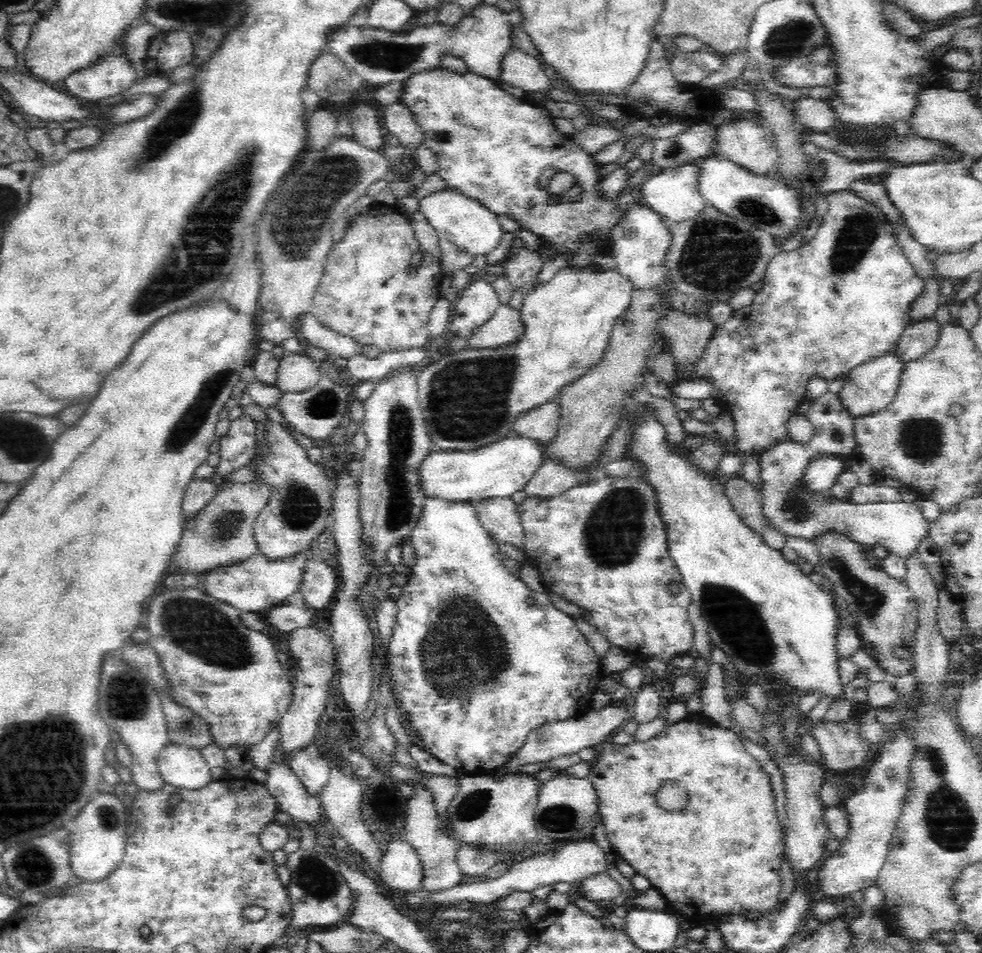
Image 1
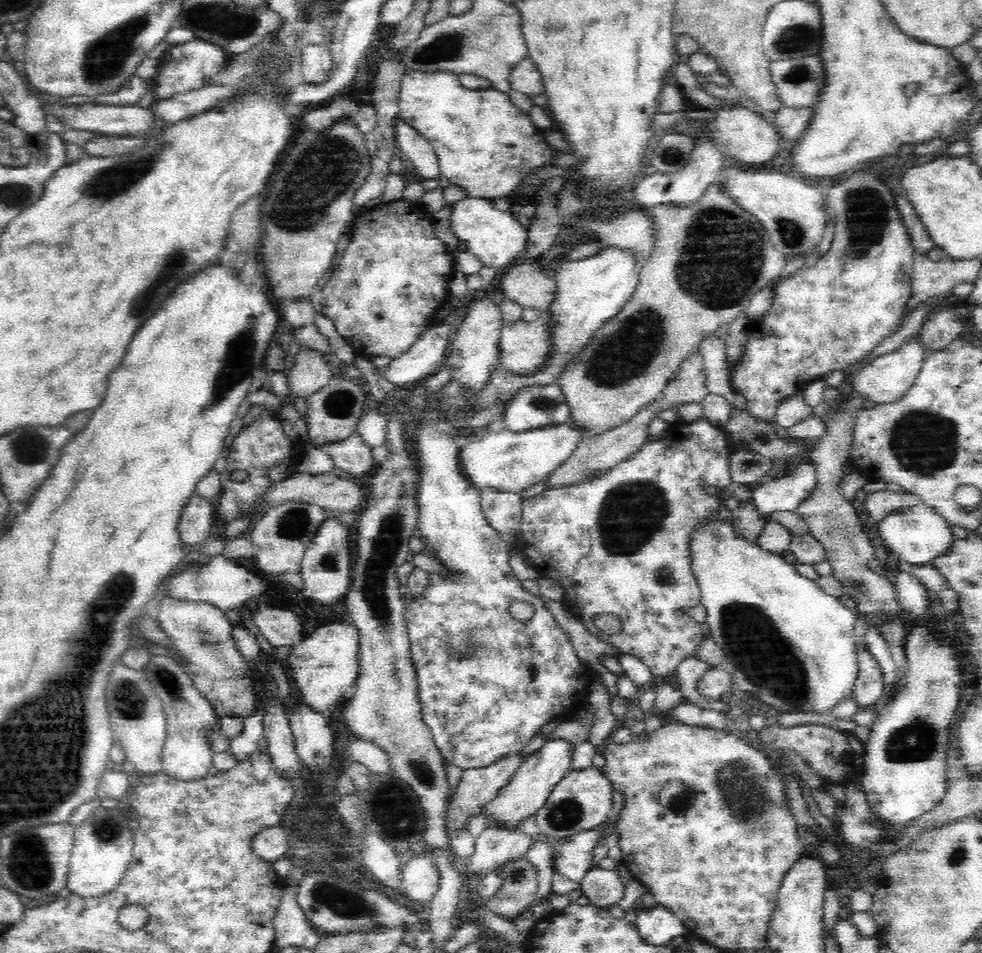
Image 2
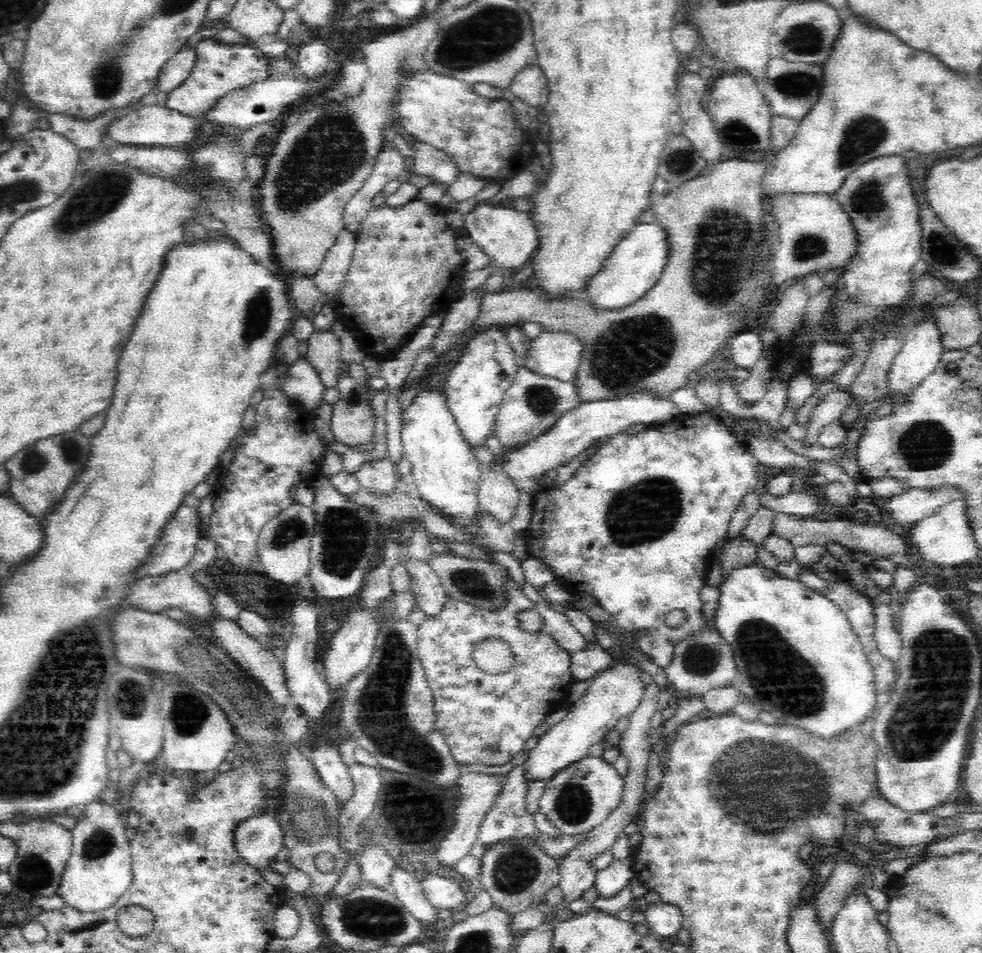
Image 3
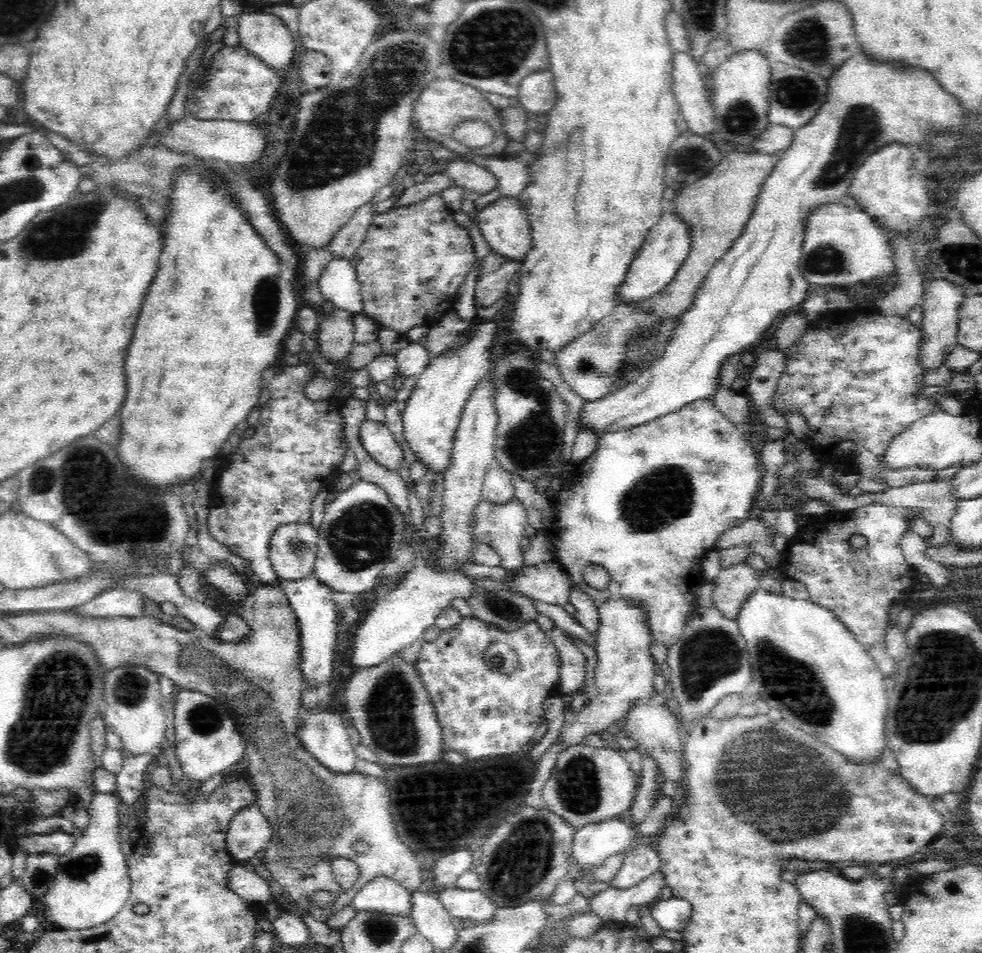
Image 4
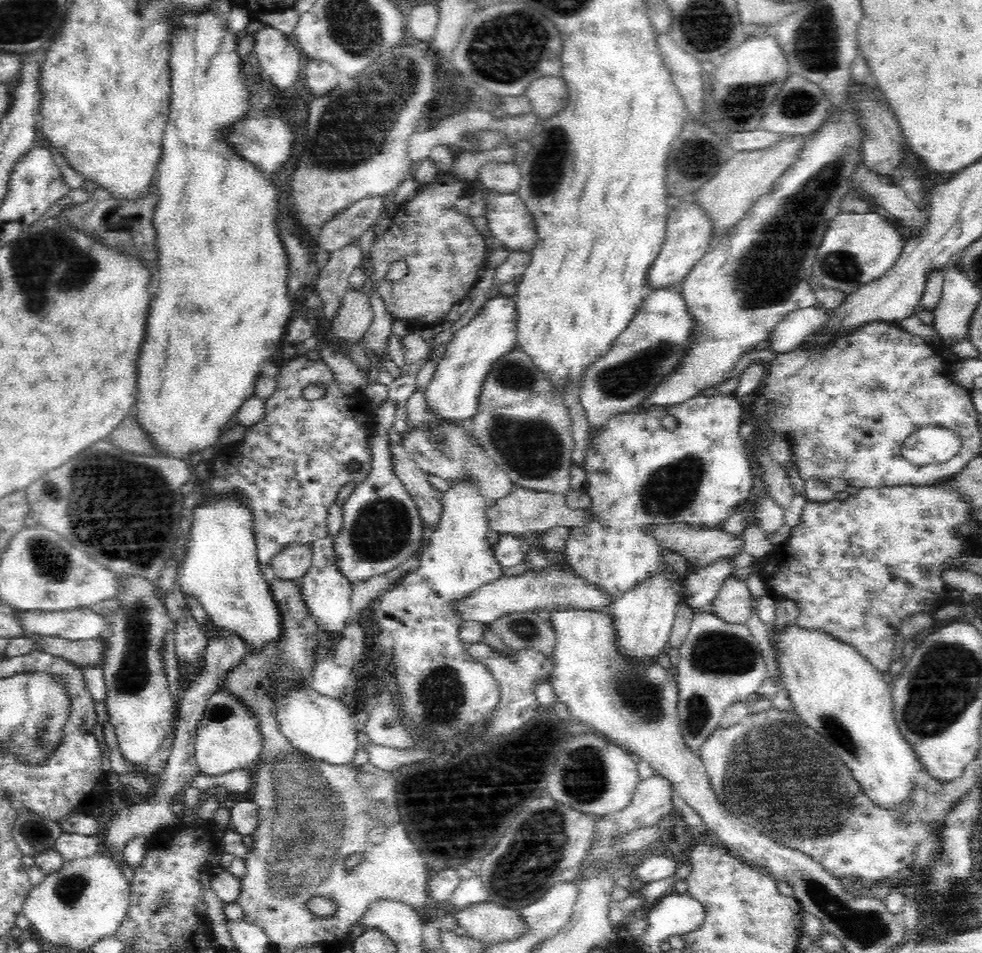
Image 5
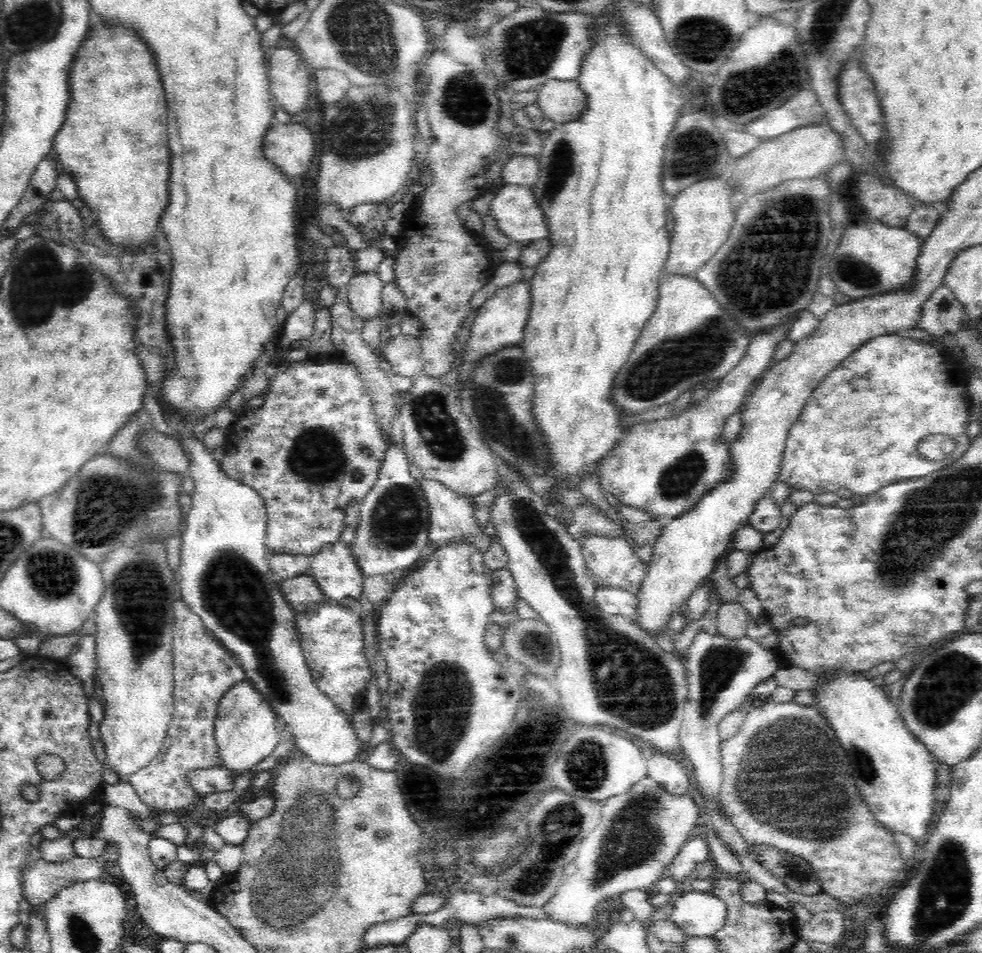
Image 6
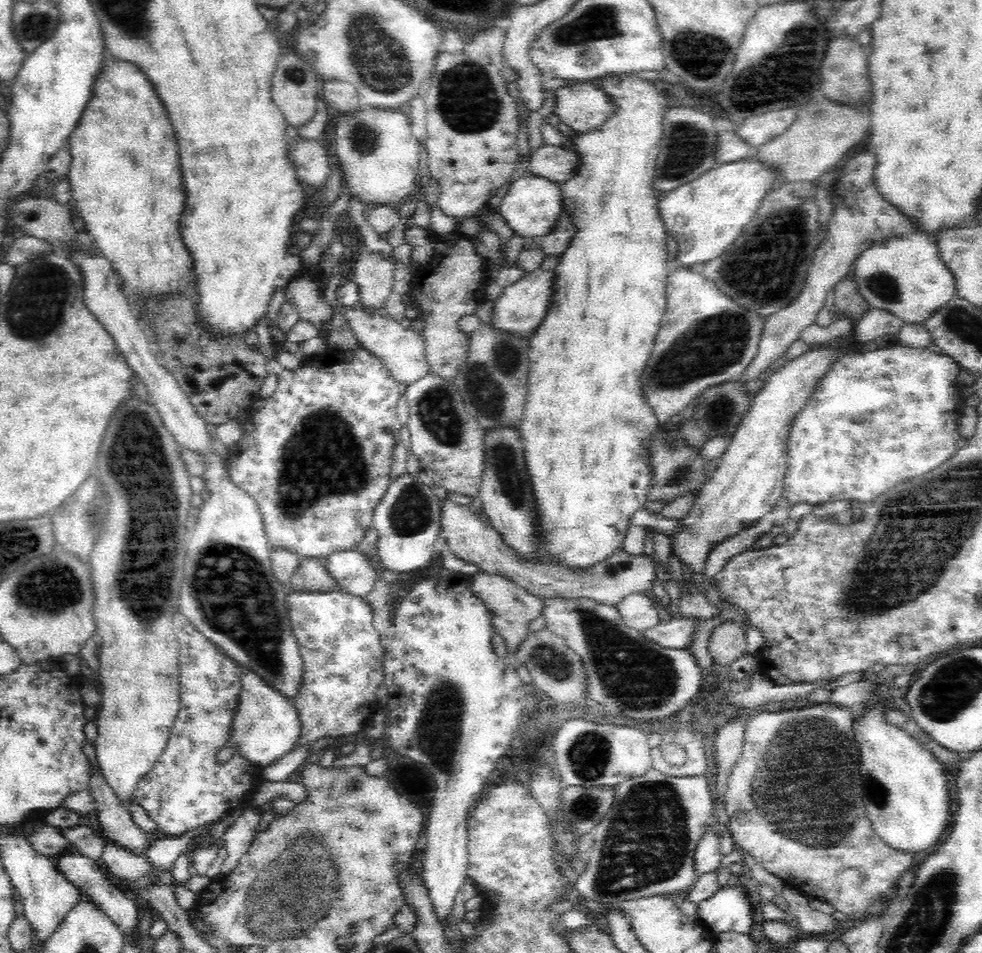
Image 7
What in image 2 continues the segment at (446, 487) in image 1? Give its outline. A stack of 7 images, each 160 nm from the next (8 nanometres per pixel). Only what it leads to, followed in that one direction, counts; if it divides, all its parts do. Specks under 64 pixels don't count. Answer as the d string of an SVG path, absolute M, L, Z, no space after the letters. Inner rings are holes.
M572 420L561 425L550 425L524 432L490 430L483 439L460 447L462 471L480 489L492 487L500 492L524 492L534 484L545 480L562 466L578 448L584 429L574 425Z

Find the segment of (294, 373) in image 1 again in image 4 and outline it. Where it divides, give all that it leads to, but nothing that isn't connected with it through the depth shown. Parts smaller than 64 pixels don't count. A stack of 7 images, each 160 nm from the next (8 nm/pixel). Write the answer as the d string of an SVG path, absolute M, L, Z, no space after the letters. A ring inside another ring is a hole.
M334 309L320 322L317 349L323 358L334 365L346 362L348 353L356 344L354 342L354 313L342 309Z

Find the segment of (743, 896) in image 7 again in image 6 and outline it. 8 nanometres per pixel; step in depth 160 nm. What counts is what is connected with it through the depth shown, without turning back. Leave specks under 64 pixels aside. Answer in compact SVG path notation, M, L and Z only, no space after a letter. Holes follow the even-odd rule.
M689 891L673 903L674 912L666 921L672 921L688 936L710 937L726 924L728 905L712 893Z

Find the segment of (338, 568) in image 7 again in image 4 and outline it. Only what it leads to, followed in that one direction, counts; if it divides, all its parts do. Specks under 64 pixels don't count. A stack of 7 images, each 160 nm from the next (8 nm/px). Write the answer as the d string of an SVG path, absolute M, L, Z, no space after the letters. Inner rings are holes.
M314 572L306 578L295 581L282 580L283 591L287 594L288 601L296 613L298 627L301 631L300 655L302 655L302 673L304 673L304 687L320 687L330 683L332 670L334 670L334 652L338 637L338 609L332 601L334 591L320 581Z

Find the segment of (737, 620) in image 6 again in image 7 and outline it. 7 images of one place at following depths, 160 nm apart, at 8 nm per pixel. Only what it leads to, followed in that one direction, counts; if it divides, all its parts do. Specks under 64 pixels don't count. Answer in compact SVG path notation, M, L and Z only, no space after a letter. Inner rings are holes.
M726 621L714 628L709 651L715 662L732 664L746 653L746 630L740 622Z

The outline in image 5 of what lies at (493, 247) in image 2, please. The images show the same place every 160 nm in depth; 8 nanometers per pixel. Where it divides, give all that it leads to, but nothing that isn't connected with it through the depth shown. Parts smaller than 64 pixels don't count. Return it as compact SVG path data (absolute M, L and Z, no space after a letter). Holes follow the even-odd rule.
M488 193L484 215L494 240L512 251L532 252L536 225L524 199L516 193Z

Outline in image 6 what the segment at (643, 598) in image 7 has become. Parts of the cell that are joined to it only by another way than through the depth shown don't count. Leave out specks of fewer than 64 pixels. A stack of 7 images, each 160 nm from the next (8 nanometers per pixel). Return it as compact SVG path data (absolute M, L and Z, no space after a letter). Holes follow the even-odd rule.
M597 587L594 599L600 612L622 615L635 620L636 610L638 610L636 594L612 587Z

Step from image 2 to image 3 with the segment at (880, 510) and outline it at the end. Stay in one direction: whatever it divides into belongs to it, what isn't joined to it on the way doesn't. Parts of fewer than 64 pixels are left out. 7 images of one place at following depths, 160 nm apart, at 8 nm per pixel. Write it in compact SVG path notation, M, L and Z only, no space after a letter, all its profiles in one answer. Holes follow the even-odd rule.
M952 485L940 487L939 489L911 488L908 492L906 492L906 494L900 494L898 497L889 499L885 505L886 509L883 511L883 514L890 513L890 518L898 524L905 526L910 525L937 514L938 510L940 510L942 506L946 506L946 504L950 504L956 500L961 500L963 498L962 494L962 489L952 487Z

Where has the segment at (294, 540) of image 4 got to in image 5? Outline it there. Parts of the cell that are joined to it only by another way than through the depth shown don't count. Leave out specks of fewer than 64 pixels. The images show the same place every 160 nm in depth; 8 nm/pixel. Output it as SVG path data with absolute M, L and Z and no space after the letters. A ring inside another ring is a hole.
M291 543L272 557L269 566L278 579L300 580L312 564L312 555L311 545Z

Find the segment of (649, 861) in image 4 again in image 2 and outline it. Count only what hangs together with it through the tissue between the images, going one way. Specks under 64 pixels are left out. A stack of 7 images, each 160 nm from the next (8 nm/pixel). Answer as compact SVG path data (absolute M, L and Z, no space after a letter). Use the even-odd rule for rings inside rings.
M596 866L580 883L581 890L589 898L590 904L600 908L608 909L624 896L625 884L620 881L615 869L606 870Z

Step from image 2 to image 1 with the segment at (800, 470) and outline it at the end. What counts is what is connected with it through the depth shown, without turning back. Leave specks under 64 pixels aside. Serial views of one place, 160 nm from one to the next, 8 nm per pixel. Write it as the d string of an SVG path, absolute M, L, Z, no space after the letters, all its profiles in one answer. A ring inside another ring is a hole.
M833 455L814 458L806 465L801 484L807 490L825 491L831 488L845 468L845 457Z

